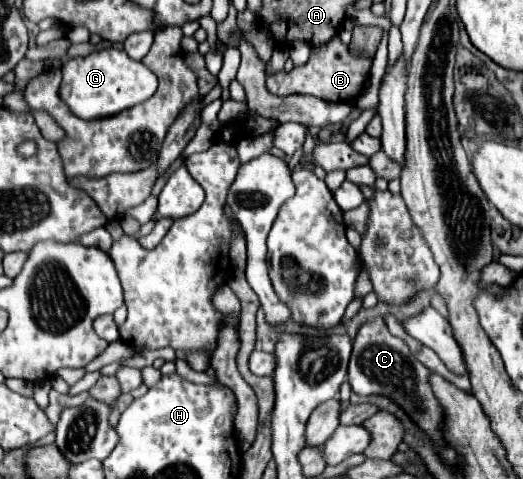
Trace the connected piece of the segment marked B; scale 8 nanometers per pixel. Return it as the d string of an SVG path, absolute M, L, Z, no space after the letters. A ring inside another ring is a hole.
M335 36L327 46L319 48L317 54L310 54L307 64L301 70L291 70L289 74L279 72L275 76L269 76L267 90L275 96L311 94L329 102L351 102L361 94L365 80L369 76L369 68L371 68L371 60L353 56L349 48L339 40L339 36Z

